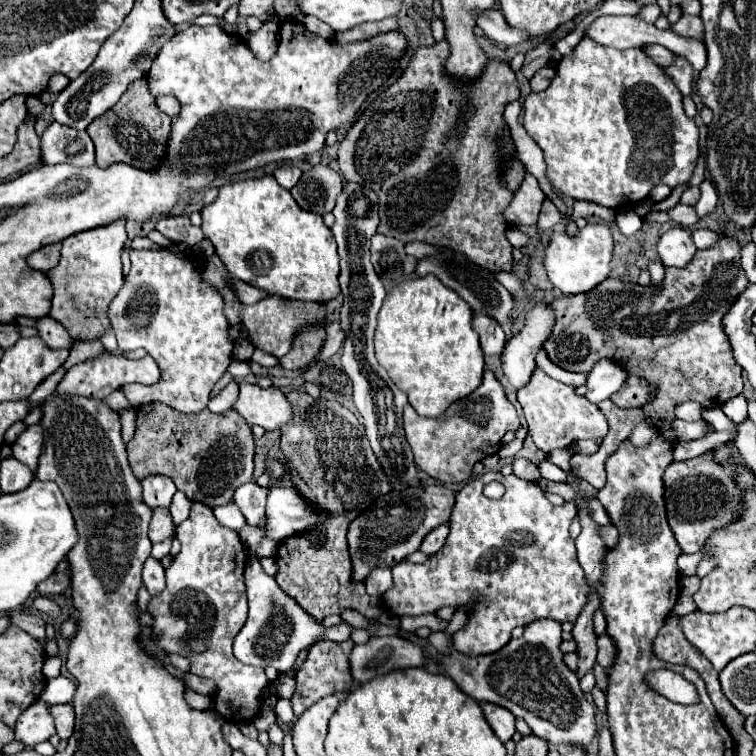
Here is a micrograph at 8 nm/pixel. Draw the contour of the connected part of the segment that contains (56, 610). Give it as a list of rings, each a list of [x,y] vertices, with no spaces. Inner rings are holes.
[[[37,597],[33,602],[33,606],[54,619],[61,615],[60,607],[52,599],[47,597]]]

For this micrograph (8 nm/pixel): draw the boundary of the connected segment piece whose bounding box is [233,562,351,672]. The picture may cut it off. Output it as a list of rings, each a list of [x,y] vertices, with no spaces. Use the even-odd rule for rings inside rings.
[[[255,562],[255,568],[247,568],[247,598],[249,598],[249,618],[241,632],[235,638],[233,654],[239,662],[249,666],[267,668],[273,666],[279,672],[287,672],[301,650],[309,648],[311,644],[319,640],[331,640],[331,642],[345,642],[349,640],[351,626],[341,622],[339,626],[323,626],[323,622],[317,622],[311,614],[305,614],[293,598],[289,598],[281,586],[275,582],[275,578],[267,576],[261,566]]]

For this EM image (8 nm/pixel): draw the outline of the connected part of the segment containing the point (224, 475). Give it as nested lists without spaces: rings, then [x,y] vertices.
[[[161,402],[143,404],[137,408],[137,430],[127,444],[127,458],[137,478],[147,478],[153,474],[169,476],[175,482],[177,490],[181,490],[191,502],[201,502],[209,508],[231,502],[233,492],[243,482],[249,482],[253,478],[253,454],[253,432],[245,418],[241,418],[241,414],[237,414],[235,410],[213,414],[205,408],[197,414],[181,414],[179,410],[173,410],[171,406],[165,406]]]

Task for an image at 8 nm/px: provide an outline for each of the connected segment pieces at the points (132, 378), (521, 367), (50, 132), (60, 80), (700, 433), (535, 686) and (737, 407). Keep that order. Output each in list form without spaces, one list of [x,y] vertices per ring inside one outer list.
[[[111,352],[95,358],[95,360],[89,360],[89,362],[83,362],[83,364],[77,364],[73,366],[65,378],[61,380],[61,384],[57,386],[57,394],[59,396],[67,396],[67,394],[77,394],[77,396],[91,396],[95,400],[103,400],[107,394],[113,392],[113,388],[121,388],[129,382],[139,382],[139,384],[157,384],[161,380],[161,370],[157,366],[157,362],[153,362],[151,356],[145,356],[143,360],[125,360],[121,356],[115,356]]]
[[[547,304],[535,306],[531,312],[527,312],[523,330],[507,342],[501,364],[505,378],[517,390],[529,384],[529,378],[535,370],[535,354],[551,334],[551,326],[553,310]]]
[[[59,122],[49,124],[41,136],[41,162],[43,164],[73,164],[73,166],[93,166],[95,148],[89,134],[83,130],[73,130]]]
[[[55,74],[55,76],[51,76],[51,80],[49,80],[45,92],[47,92],[47,94],[59,94],[67,84],[69,84],[69,78],[67,78],[67,76]]]
[[[675,420],[673,422],[673,430],[677,434],[679,440],[701,440],[705,438],[709,432],[709,424],[703,422],[703,420],[697,420],[697,422],[683,422],[683,420]]]
[[[535,620],[525,628],[525,634],[521,638],[513,638],[503,650],[495,654],[487,654],[481,658],[467,658],[451,648],[449,656],[443,654],[439,656],[447,668],[447,674],[455,680],[455,684],[477,702],[491,702],[507,708],[515,718],[523,718],[535,736],[543,738],[549,744],[571,744],[579,746],[585,754],[589,754],[591,742],[597,736],[595,706],[585,698],[577,674],[569,666],[565,666],[563,650],[559,644],[561,644],[561,624],[553,620]]]
[[[743,394],[731,398],[729,402],[725,402],[723,406],[723,412],[735,422],[735,424],[741,424],[745,418],[747,418],[747,400]]]

